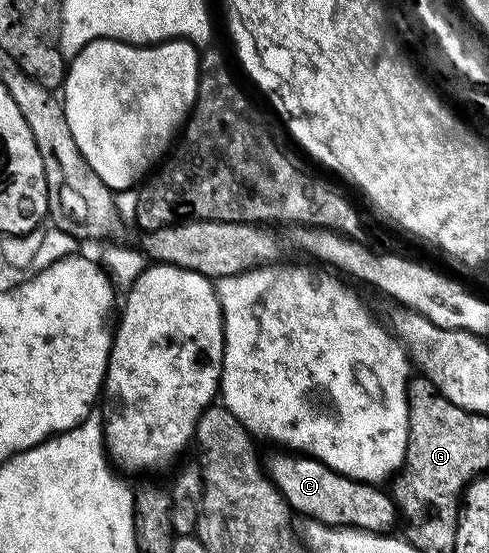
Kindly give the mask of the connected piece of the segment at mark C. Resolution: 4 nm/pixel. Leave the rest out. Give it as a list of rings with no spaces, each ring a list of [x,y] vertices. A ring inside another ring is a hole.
[[[278,451],[270,458],[265,458],[264,468],[270,482],[280,491],[280,495],[290,504],[295,514],[303,513],[303,518],[318,521],[322,525],[333,525],[339,529],[363,529],[369,533],[389,534],[394,525],[394,520],[399,520],[398,506],[394,504],[394,498],[386,493],[377,484],[369,481],[353,481],[350,477],[340,475],[332,471],[324,463],[320,463],[314,457],[295,455],[290,451]]]

